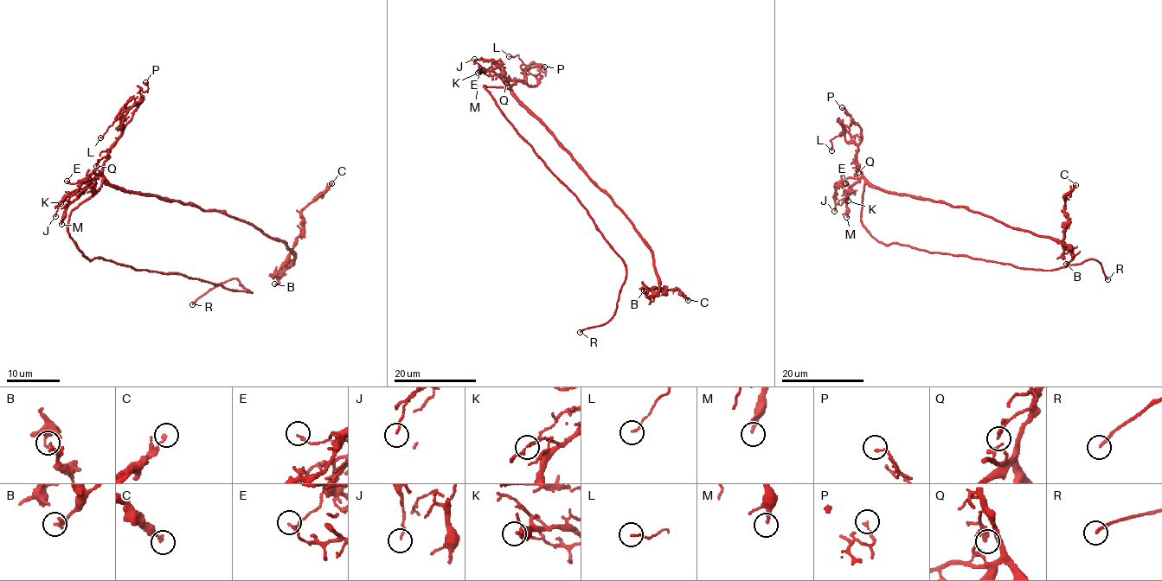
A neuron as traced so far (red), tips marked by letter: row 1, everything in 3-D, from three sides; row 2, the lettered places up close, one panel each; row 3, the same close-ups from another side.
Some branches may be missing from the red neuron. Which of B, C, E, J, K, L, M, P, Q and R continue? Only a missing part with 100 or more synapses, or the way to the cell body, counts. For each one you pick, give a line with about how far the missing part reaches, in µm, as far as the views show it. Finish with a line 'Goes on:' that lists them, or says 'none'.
R: 4 µm
Goes on: R

